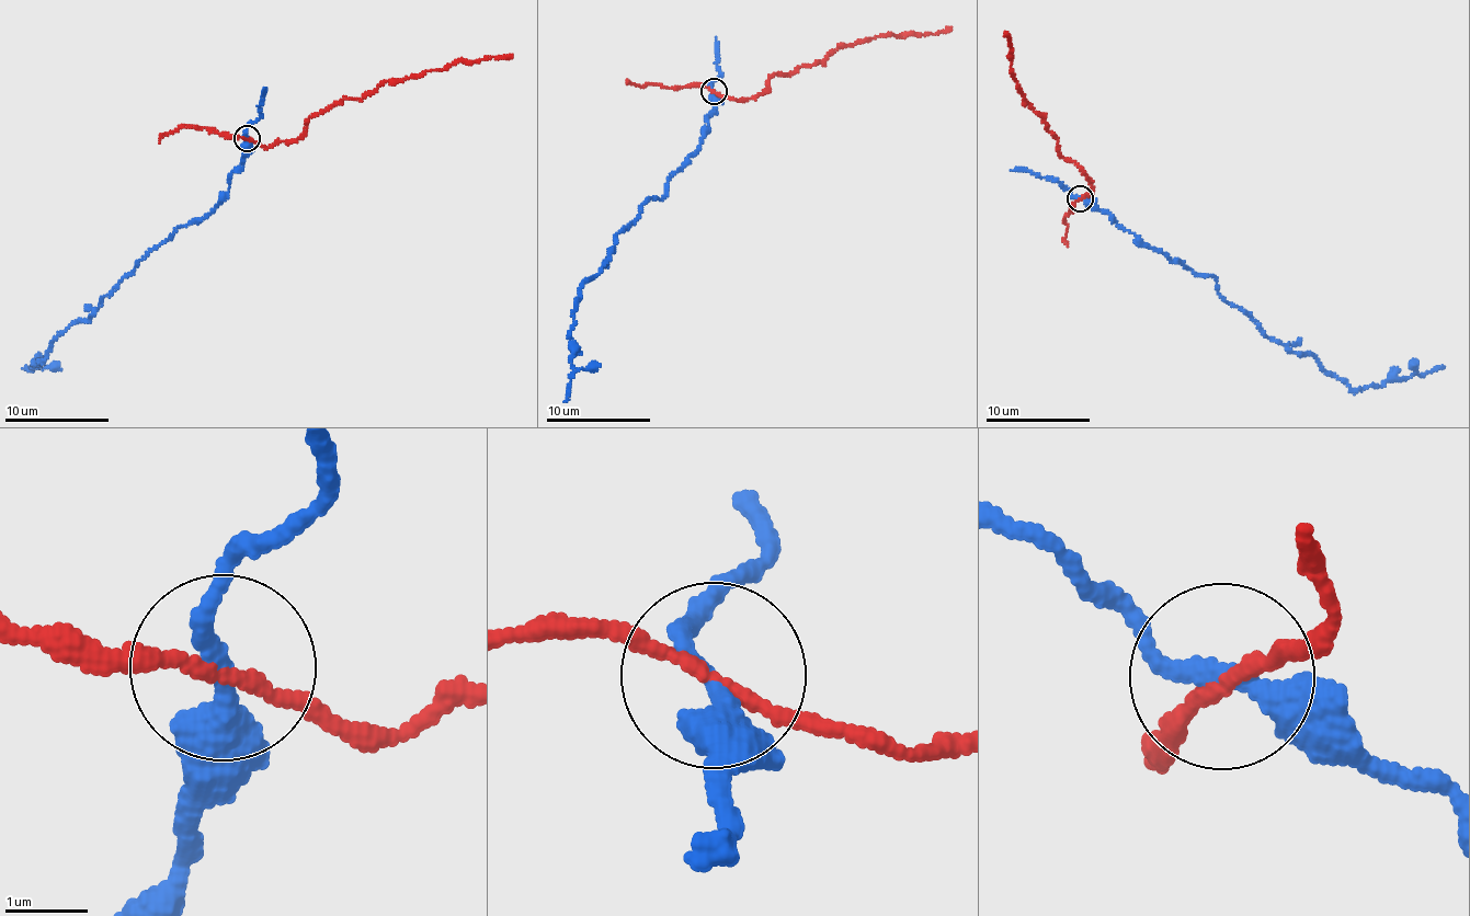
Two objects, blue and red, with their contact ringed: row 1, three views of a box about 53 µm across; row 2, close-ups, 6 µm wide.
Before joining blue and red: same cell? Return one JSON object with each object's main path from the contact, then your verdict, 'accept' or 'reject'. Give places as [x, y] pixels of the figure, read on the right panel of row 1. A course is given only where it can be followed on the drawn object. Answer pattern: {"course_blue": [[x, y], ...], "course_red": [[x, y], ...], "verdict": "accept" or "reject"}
{"course_blue": [[1079, 198], [1193, 272], [1215, 277], [1222, 297], [1249, 312], [1266, 335], [1319, 359], [1352, 388], [1444, 367]], "course_red": [[1079, 198], [1093, 193], [1091, 179], [1059, 151], [1047, 123], [1025, 100], [1010, 59], [1011, 37], [1005, 34]], "verdict": "reject"}

